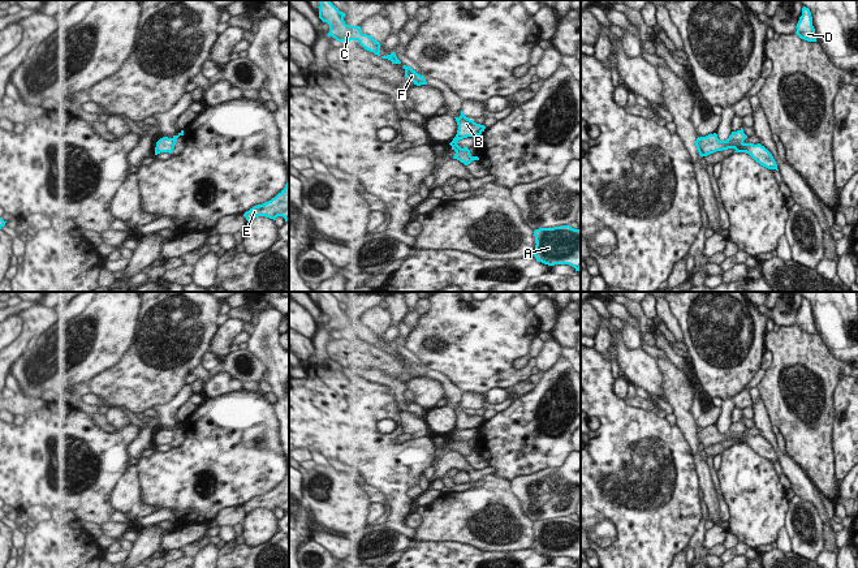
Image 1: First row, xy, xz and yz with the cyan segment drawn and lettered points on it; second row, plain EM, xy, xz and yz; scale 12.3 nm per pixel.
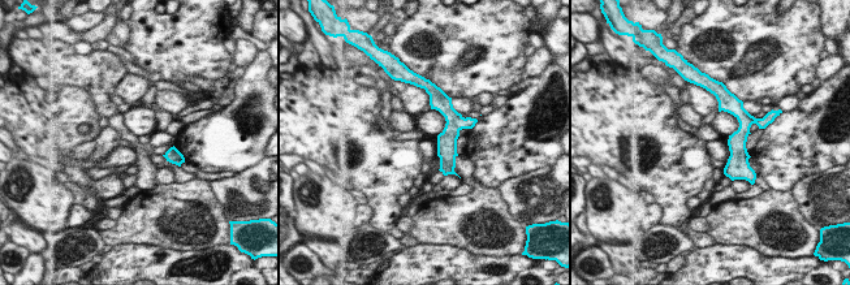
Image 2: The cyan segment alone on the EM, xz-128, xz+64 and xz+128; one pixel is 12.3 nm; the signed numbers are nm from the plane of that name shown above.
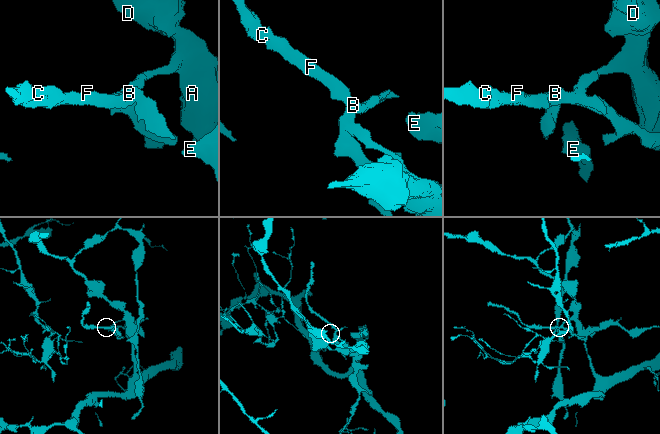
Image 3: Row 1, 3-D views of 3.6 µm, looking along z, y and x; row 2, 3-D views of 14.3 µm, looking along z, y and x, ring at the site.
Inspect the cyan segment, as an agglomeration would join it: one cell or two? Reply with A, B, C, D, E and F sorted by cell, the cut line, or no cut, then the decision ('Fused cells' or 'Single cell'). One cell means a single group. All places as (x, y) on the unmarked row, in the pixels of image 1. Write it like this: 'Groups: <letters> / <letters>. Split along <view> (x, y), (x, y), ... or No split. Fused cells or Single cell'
Groups: A D E / B C F. Split along xz (466, 439), (458, 442), (455, 448). Fused cells

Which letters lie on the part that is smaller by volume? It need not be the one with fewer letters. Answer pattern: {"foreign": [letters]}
{"foreign": ["B", "C", "F"]}

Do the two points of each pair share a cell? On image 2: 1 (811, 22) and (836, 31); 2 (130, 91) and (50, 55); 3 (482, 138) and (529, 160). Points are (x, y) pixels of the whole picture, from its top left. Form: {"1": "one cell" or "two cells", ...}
{"1": "two cells", "2": "two cells", "3": "one cell"}

